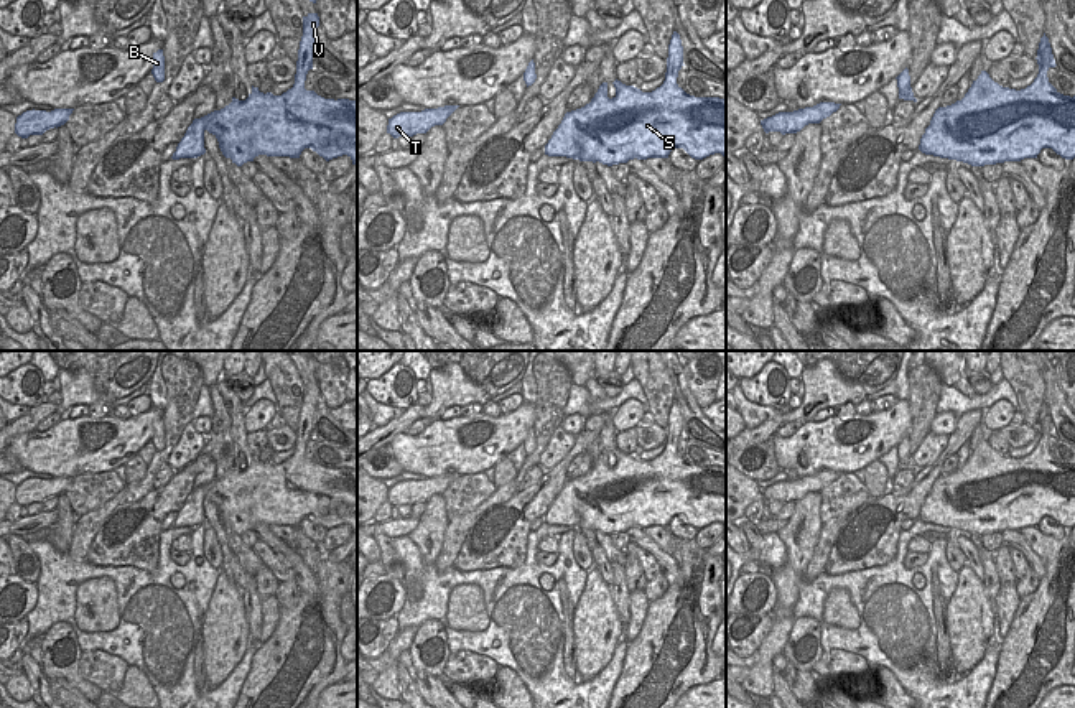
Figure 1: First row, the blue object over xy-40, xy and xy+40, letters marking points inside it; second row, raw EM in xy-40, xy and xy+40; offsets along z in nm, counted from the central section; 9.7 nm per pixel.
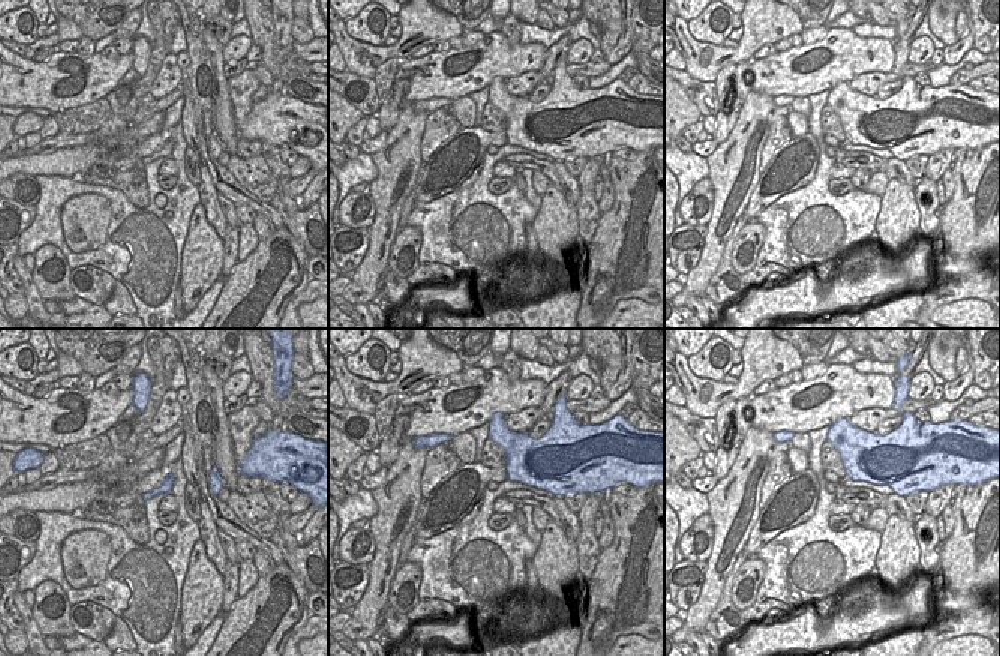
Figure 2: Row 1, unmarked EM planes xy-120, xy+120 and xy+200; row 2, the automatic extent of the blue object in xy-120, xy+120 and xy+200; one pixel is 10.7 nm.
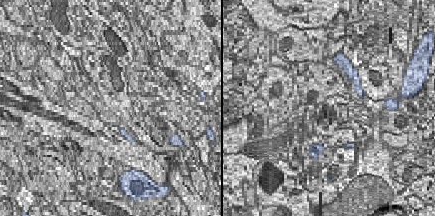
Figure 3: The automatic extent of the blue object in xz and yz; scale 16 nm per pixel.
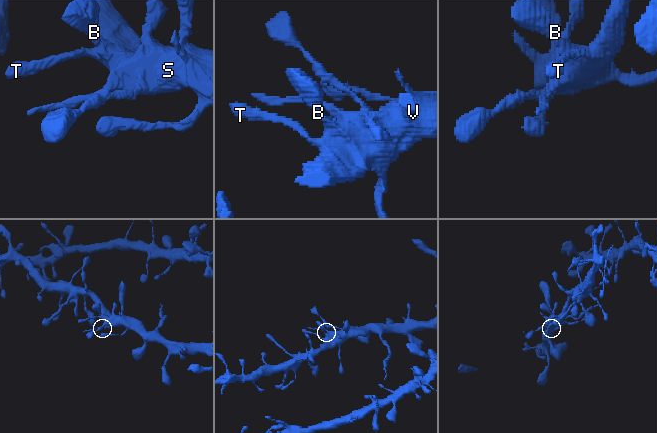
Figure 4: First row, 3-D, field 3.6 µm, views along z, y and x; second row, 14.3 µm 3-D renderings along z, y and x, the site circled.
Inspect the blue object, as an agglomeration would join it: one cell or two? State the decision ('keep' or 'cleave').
keep

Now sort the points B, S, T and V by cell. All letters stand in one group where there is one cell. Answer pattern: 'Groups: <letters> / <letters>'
Groups: B S T V

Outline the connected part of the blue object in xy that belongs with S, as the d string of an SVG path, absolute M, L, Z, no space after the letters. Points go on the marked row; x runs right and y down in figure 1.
M673 31L668 44L665 81L660 87L652 92L642 92L616 79L612 82L616 95L609 99L607 82L603 82L589 104L565 114L545 145L545 155L599 161L607 166L627 163L634 158L668 158L673 148L683 148L695 160L703 160L714 153L721 153L726 158L726 100L686 94L677 84L678 71L683 66L682 40Z

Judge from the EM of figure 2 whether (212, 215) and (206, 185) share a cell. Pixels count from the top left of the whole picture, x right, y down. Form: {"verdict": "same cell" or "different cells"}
{"verdict": "same cell"}

